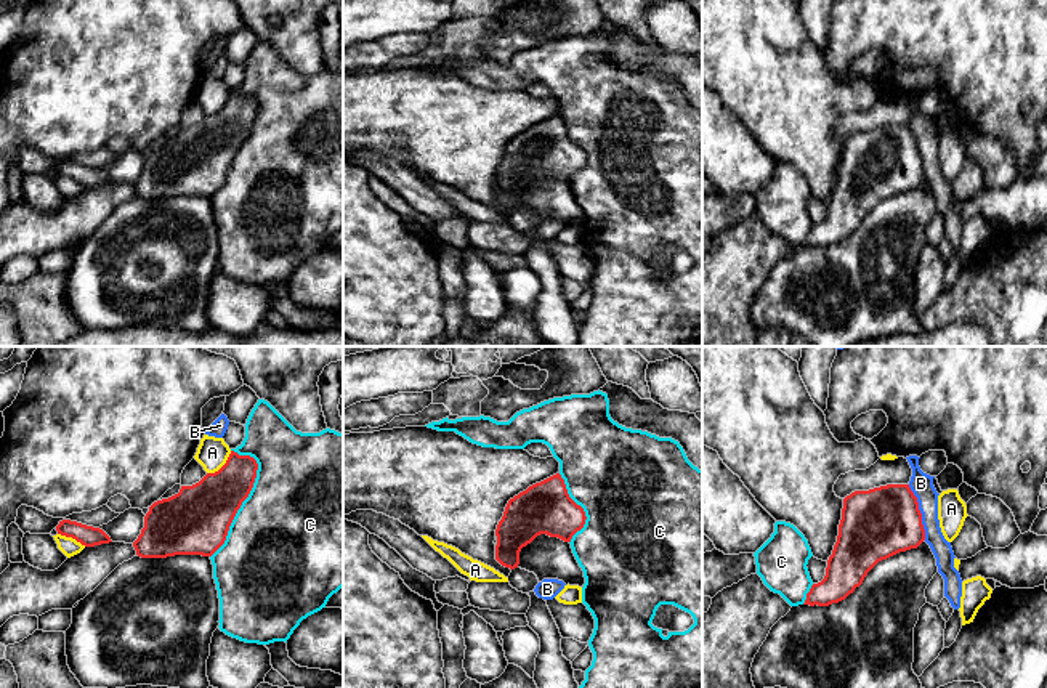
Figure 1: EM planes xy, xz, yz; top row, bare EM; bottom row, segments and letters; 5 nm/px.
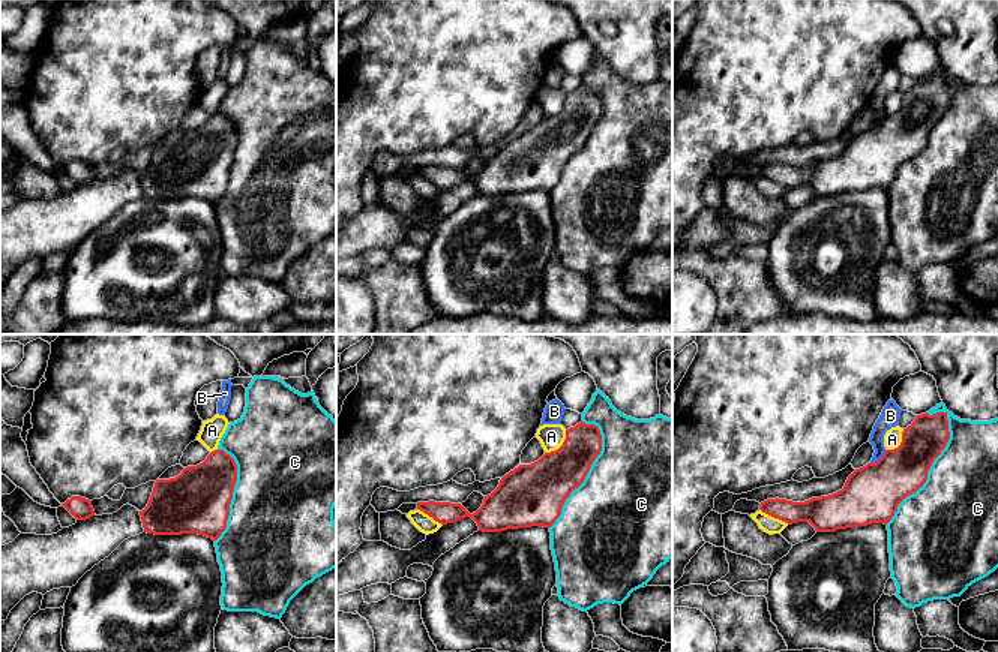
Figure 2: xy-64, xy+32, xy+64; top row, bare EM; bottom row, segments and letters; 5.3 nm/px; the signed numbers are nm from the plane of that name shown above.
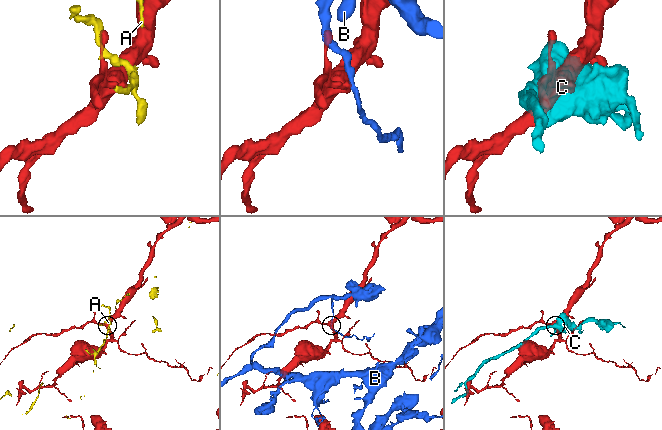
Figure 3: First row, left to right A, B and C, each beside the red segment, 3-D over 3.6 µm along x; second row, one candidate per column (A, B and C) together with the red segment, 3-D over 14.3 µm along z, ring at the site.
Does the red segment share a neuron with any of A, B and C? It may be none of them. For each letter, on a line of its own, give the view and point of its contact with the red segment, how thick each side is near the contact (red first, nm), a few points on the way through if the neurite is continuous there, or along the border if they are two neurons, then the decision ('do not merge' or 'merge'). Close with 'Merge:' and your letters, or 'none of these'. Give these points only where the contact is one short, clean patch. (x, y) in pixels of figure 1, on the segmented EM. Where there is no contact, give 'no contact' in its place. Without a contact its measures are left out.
A: xy (223, 465) | 280/160 nm | do not merge
B: yz (919, 512) | 360/120 nm | do not merge
C: xy (247, 496) | 300/500 nm | do not merge
Merge: none of these

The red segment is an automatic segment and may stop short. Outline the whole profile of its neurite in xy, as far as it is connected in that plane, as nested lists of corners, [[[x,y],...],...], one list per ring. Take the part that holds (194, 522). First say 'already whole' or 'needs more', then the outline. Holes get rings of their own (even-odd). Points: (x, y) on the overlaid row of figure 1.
already whole; [[[231,451],[226,463],[192,486],[154,502],[133,542],[141,558],[175,555],[212,556],[226,540],[229,526],[249,497],[258,463]]]

